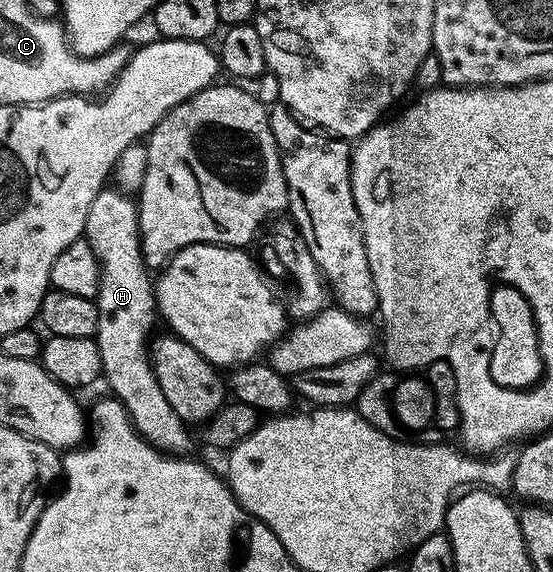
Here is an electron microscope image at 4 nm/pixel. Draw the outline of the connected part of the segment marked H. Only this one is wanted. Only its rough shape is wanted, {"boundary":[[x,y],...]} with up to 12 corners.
{"boundary":[[104,187],[85,244],[98,261],[104,381],[139,435],[189,454],[187,422],[150,366],[156,289],[137,212]]}

